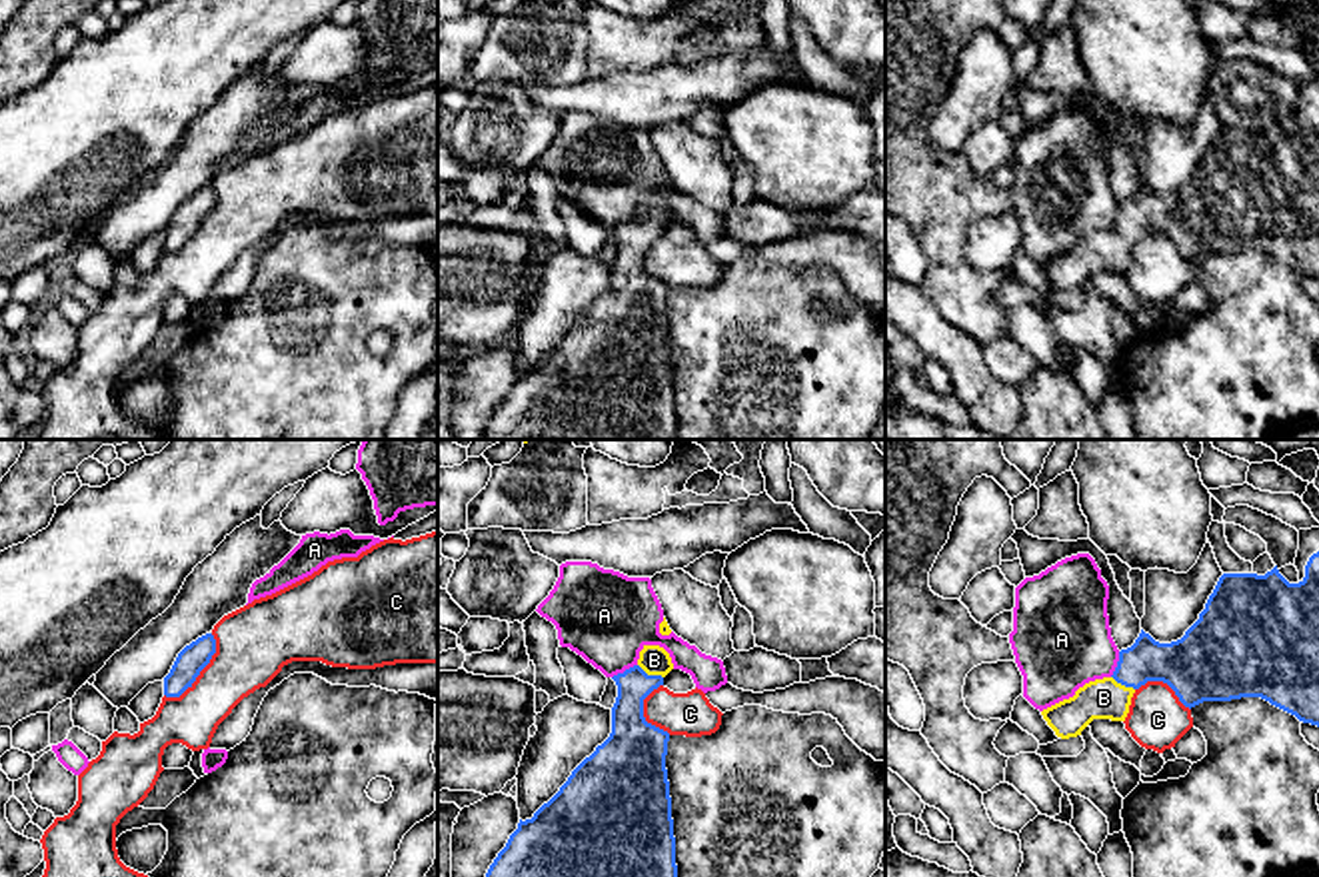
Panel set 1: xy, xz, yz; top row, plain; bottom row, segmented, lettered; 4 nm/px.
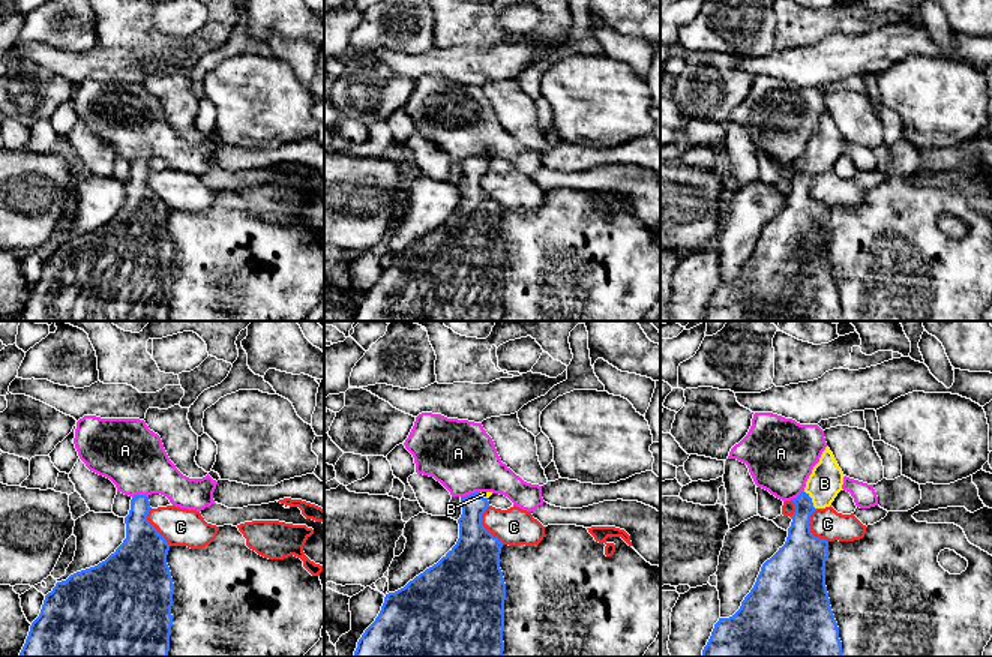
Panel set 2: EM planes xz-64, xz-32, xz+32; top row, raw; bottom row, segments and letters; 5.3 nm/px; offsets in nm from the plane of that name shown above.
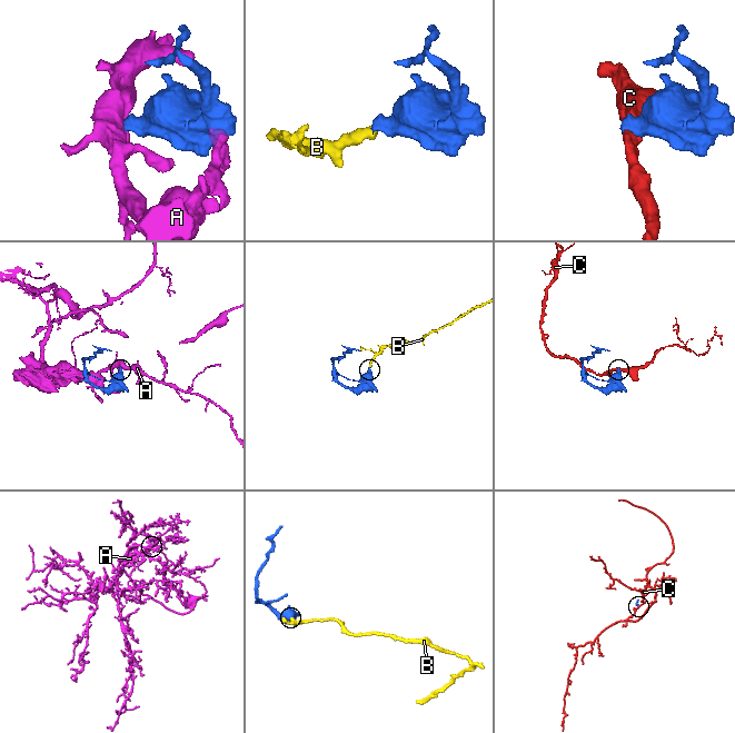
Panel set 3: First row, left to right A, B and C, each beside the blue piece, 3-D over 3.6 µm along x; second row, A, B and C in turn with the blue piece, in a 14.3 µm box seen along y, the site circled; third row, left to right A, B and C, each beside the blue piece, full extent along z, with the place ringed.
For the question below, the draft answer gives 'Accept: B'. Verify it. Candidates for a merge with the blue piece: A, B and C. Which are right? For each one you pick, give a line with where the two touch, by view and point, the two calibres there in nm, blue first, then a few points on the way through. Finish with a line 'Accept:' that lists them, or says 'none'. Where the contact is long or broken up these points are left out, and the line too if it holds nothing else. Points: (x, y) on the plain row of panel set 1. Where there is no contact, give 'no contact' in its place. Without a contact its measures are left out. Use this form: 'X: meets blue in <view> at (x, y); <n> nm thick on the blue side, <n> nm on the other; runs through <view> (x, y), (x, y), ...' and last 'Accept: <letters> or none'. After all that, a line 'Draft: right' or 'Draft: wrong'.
B: meets blue in xz at (650, 228); 160 nm thick on the blue side, 120 nm on the other; runs through xz (630, 286), (630, 248), (650, 228), (654, 212)
Accept: B
Draft: right

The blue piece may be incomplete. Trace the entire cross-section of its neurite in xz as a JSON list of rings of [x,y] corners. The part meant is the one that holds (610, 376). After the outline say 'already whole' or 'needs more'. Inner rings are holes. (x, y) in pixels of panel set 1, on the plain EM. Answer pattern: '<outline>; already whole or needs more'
[[[644,198],[634,220],[612,232],[618,250],[612,260],[612,286],[586,310],[532,372],[518,376],[506,400],[490,418],[482,439],[677,439],[671,350],[665,322],[669,286],[648,276],[644,252],[663,238],[673,222],[669,206],[660,198]]]; needs more

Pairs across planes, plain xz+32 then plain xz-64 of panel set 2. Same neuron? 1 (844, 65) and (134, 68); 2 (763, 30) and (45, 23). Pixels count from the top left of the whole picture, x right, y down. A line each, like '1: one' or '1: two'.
1: one
2: one

